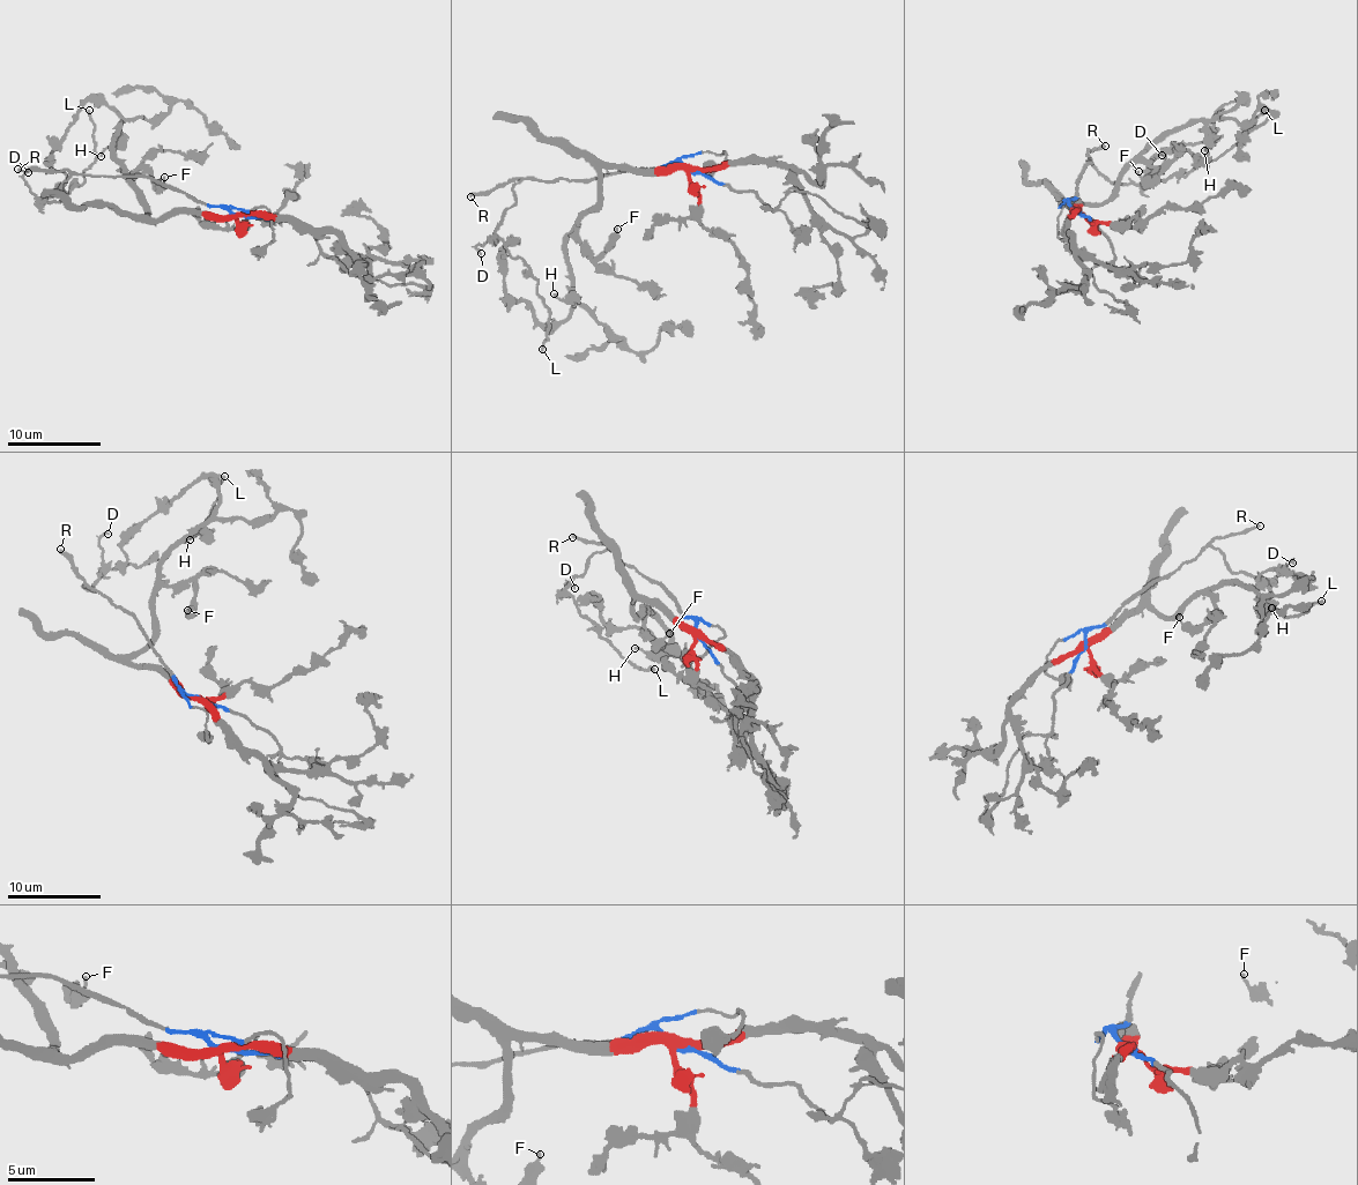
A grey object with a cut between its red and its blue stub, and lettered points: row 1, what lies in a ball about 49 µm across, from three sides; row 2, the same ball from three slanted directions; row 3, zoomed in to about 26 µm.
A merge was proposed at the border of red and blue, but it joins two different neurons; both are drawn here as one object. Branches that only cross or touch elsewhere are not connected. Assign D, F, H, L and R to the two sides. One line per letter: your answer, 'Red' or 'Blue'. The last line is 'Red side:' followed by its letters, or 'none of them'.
D: Blue
F: Red
H: Red
L: Blue
R: Blue
Red side: F, H

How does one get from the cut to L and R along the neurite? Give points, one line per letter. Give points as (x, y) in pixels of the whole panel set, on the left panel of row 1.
L: (238, 215), (145, 176), (72, 174), (61, 198), (43, 201), (80, 185), (96, 158), (88, 110)
R: (238, 215), (193, 201), (145, 176), (17, 170)

